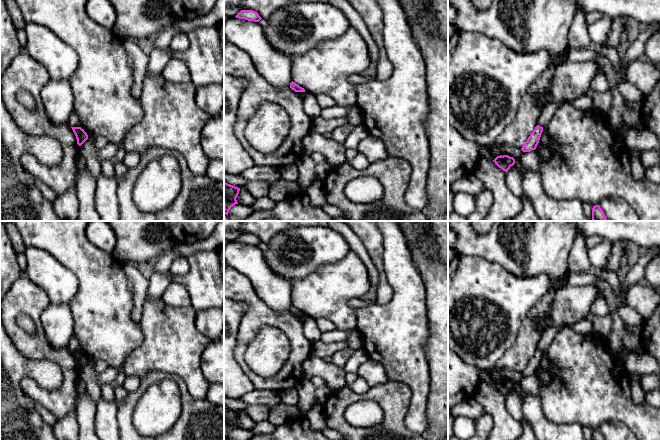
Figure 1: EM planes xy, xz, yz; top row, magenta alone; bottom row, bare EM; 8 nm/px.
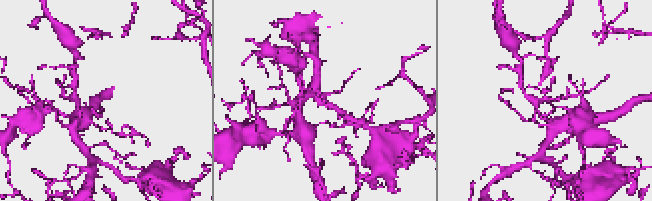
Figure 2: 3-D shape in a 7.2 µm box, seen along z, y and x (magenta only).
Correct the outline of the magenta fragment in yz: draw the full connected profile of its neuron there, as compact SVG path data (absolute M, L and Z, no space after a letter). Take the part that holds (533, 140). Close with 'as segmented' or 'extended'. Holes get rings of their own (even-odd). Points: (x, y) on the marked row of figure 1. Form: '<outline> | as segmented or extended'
M537 125L534 131L528 137L525 144L522 146L521 150L523 152L530 152L532 150L535 150L539 143L542 132L543 132L543 127Z | as segmented

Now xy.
M71 127L71 128L76 136L77 144L81 146L88 139L87 133L81 127Z | as segmented

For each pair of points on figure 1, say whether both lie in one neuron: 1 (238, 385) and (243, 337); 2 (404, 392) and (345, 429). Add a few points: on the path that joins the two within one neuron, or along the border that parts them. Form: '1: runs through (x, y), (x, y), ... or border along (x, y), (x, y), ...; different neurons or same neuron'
1: border along (234, 357), (253, 387); different neurons
2: runs through (383, 394), (350, 397), (339, 408); same neuron

